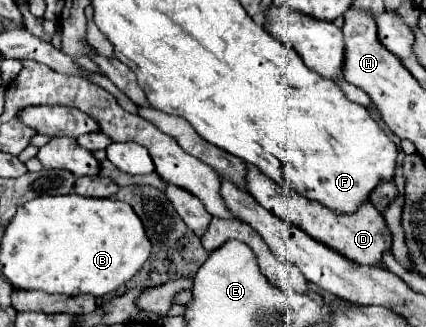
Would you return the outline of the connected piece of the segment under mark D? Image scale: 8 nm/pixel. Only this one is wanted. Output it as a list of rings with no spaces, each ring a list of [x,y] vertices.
[[[247,165],[247,173],[245,173],[245,183],[249,193],[271,213],[279,215],[281,219],[297,225],[299,229],[303,229],[305,233],[309,233],[313,239],[329,245],[331,249],[343,253],[345,257],[363,263],[363,265],[377,265],[381,261],[381,253],[385,249],[391,247],[391,233],[385,225],[383,215],[375,209],[375,205],[367,199],[363,201],[355,213],[337,213],[331,211],[329,207],[321,205],[319,201],[311,201],[305,199],[303,195],[297,195],[295,191],[289,191],[285,187],[281,187],[277,181],[265,177],[257,167]]]

